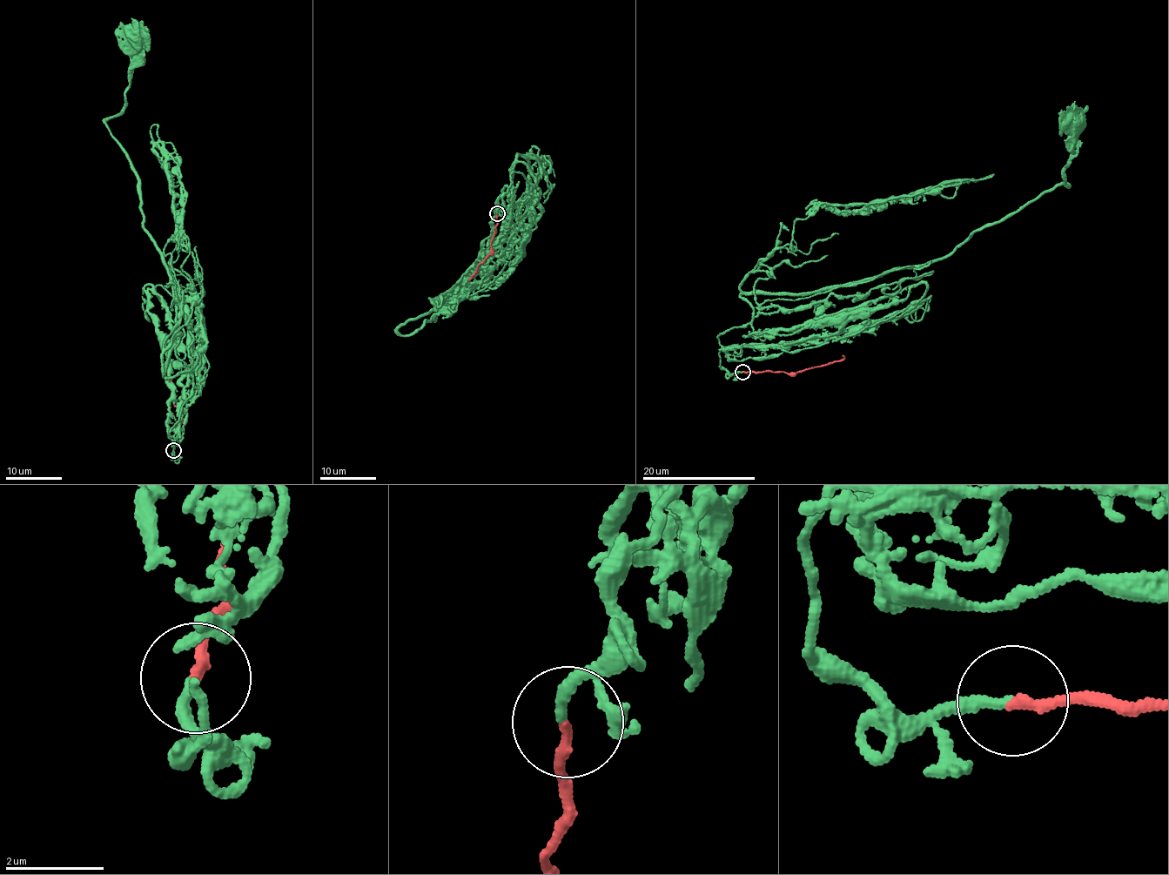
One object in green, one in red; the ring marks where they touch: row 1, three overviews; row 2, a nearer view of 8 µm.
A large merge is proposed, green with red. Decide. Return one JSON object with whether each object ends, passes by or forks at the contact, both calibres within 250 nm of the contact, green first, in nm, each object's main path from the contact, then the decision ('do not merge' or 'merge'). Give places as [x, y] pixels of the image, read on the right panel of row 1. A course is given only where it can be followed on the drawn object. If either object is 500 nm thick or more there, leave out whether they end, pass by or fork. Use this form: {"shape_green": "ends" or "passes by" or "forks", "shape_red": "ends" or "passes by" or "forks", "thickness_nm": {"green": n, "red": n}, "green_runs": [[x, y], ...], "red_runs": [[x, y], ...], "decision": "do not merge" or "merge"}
{"shape_green": "ends", "shape_red": "ends", "thickness_nm": {"green": 190, "red": 200}, "green_runs": [[743, 371], [719, 366], [717, 335], [751, 320], [766, 301], [921, 267], [1069, 186], [1064, 165], [1077, 124]], "red_runs": [[743, 371], [795, 373], [838, 362], [843, 355]], "decision": "merge"}

